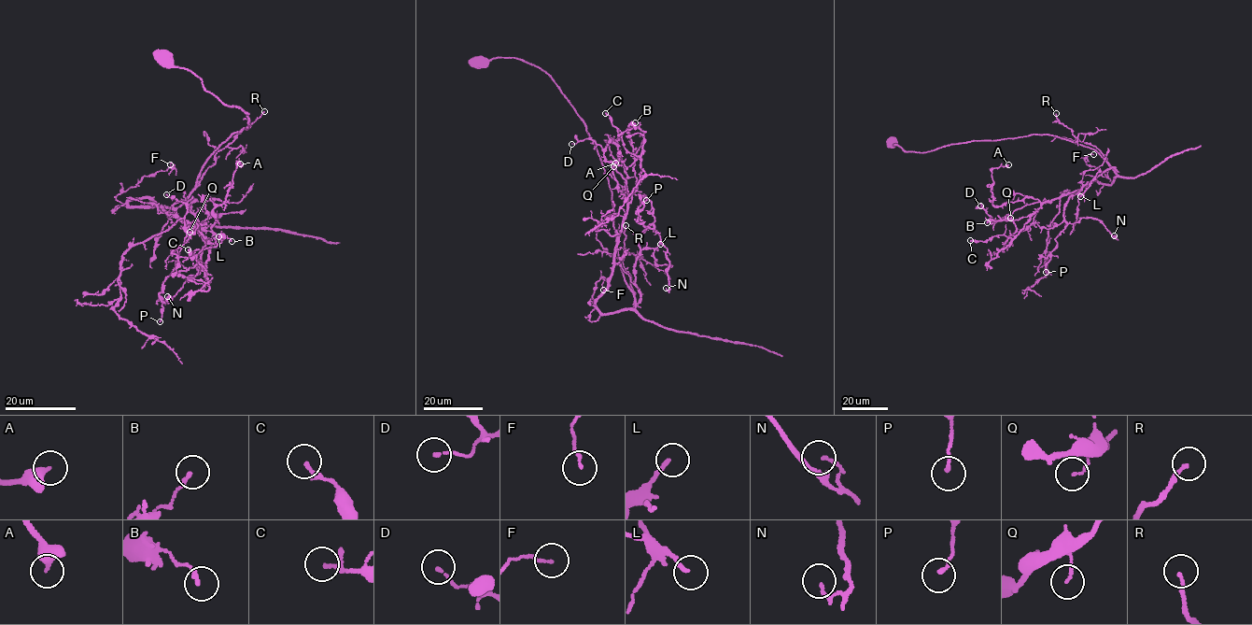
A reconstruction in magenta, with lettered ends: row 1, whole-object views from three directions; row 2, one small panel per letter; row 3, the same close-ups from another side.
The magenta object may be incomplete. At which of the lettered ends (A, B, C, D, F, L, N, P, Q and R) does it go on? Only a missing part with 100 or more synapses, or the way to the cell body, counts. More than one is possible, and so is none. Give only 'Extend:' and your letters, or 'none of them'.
Extend: none of them

